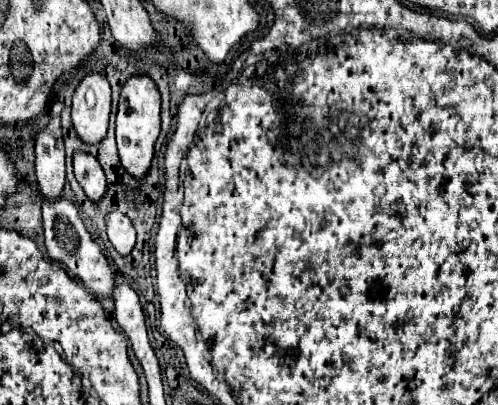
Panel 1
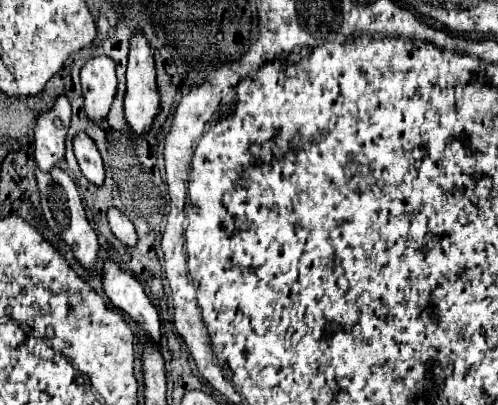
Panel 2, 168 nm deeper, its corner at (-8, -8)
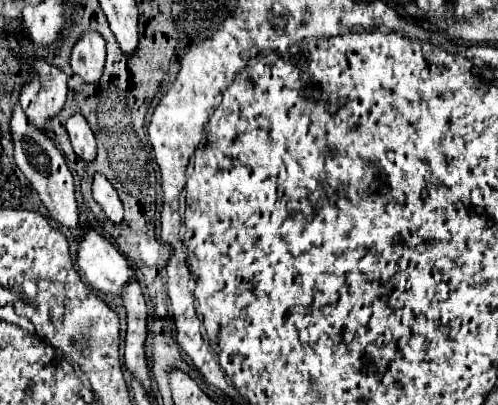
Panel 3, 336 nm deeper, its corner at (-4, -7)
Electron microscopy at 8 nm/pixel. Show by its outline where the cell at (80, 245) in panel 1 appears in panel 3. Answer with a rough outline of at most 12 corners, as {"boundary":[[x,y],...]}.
{"boundary":[[10,117],[14,161],[50,217],[78,227],[72,173],[62,151],[28,121]]}

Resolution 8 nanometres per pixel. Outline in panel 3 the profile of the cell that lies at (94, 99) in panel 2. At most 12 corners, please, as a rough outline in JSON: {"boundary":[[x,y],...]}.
{"boundary":[[86,31],[72,47],[70,65],[98,83],[106,59],[104,37]]}

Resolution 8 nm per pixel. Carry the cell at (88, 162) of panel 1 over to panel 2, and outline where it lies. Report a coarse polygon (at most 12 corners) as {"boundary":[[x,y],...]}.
{"boundary":[[88,134],[74,138],[74,154],[88,182],[104,184],[96,144]]}

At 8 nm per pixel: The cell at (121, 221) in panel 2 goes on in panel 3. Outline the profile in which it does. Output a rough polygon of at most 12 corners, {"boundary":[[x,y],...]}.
{"boundary":[[94,175],[92,193],[106,217],[122,221],[122,201],[104,175]]}

